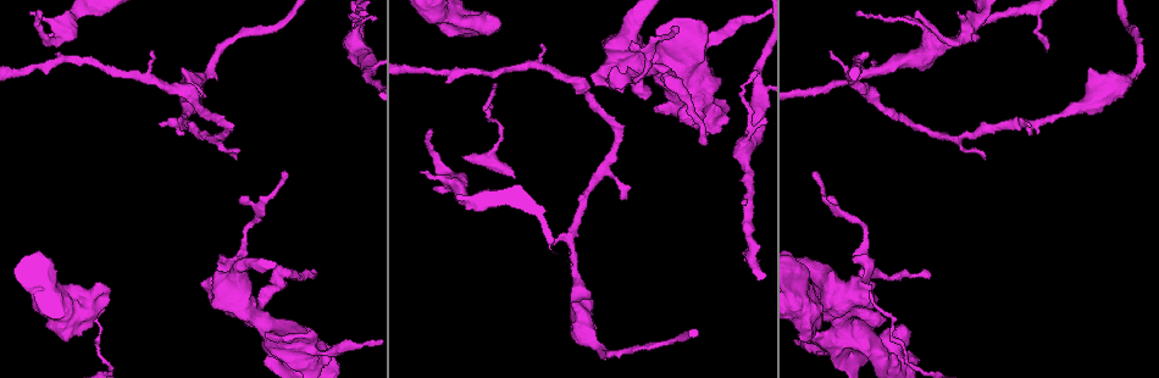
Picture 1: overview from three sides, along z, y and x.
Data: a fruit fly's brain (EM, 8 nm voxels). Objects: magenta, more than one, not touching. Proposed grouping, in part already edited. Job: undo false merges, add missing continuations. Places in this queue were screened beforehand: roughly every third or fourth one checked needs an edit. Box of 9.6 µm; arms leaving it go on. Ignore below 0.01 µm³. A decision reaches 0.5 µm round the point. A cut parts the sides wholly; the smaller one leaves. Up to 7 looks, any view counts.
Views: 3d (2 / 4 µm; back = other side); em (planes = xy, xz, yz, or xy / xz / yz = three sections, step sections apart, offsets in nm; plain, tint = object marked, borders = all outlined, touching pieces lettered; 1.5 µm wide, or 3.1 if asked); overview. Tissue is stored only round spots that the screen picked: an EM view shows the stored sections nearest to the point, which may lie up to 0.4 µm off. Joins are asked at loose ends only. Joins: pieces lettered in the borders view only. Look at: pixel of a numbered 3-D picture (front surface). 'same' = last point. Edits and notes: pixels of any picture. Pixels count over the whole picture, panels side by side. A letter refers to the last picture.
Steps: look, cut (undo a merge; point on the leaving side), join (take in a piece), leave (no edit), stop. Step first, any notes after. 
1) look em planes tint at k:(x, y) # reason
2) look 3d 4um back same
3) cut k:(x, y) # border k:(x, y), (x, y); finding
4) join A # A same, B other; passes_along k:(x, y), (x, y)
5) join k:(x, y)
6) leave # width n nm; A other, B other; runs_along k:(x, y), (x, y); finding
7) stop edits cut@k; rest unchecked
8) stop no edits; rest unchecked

look 3d 2um at 1:(648, 56) # abrupt turn

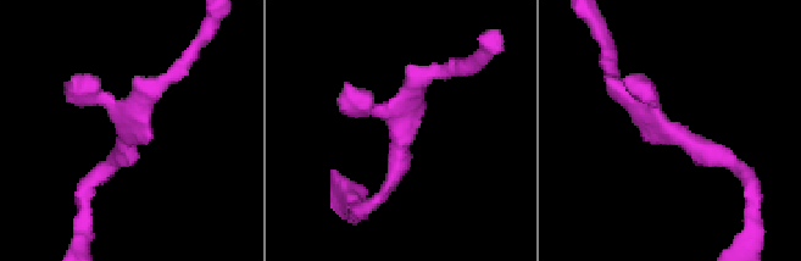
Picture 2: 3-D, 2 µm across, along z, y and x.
look em xy step 8 tint at 2:(401, 133) # need the tissue

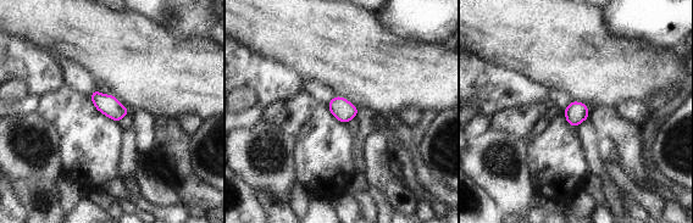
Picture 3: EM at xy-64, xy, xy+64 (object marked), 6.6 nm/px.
look em planes borders same # another direction

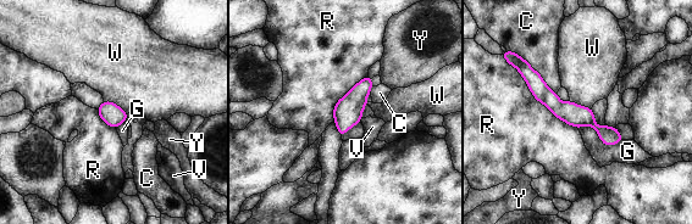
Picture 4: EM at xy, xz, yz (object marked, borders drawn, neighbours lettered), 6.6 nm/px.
leave # width 150 nm; C other, G other, R other, V other, W other, Y other; border 4:(510, 65), (537, 100), (577, 128); continuous, no second neuron

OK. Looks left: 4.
look em planes borders at 1:(1047, 52) # tapers out

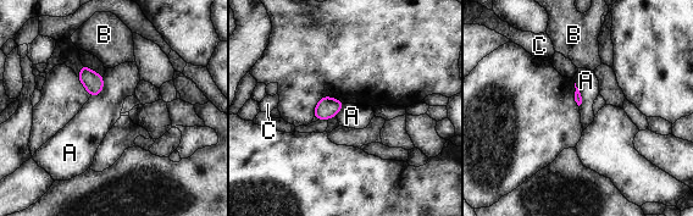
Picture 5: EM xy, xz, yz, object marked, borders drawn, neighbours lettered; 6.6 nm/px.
leave # longest_contact A 160 nm; A other, B other, C other; no lettered piece goes on from it

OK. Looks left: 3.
look 3d 2um at 1:(1029, 124) # thin end

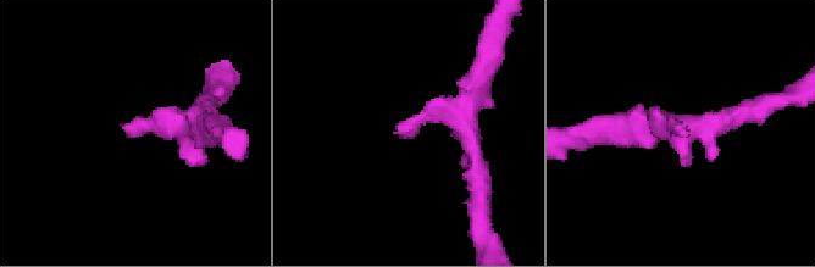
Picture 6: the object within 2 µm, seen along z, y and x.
look em planes borders at 6:(686, 135) # need the tissue

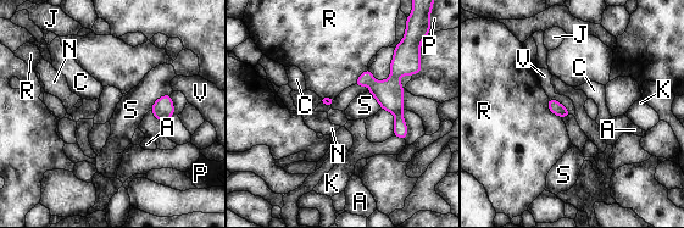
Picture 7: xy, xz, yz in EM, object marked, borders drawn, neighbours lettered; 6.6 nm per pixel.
leave # A other, C other, J other, K other, N other, P other, R other, S other, V other; border 7:(548, 99), (548, 107), (561, 118); no lettered piece goes on from it

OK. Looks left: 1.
stop no edits; rest unchecked

